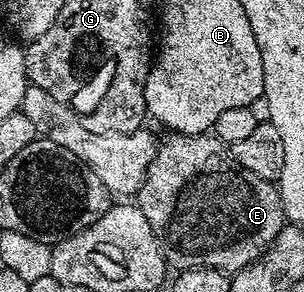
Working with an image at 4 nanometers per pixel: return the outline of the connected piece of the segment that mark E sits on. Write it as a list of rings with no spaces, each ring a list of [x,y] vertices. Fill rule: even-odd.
[[[175,133],[167,136],[169,139],[159,144],[156,149],[156,156],[148,170],[148,176],[144,178],[144,184],[140,186],[138,192],[138,205],[142,209],[142,213],[146,217],[146,221],[150,221],[152,232],[156,234],[156,240],[160,242],[164,248],[164,257],[169,264],[172,263],[176,269],[187,269],[190,267],[213,267],[215,271],[223,271],[225,273],[235,273],[241,271],[244,267],[248,267],[251,263],[256,262],[261,255],[267,250],[269,244],[272,243],[274,237],[286,225],[286,212],[282,201],[280,200],[280,189],[275,182],[258,177],[254,173],[244,171],[243,175],[239,170],[232,171],[234,168],[233,160],[230,158],[229,152],[226,150],[225,144],[216,138],[215,134],[205,133],[203,135],[178,135]]]

